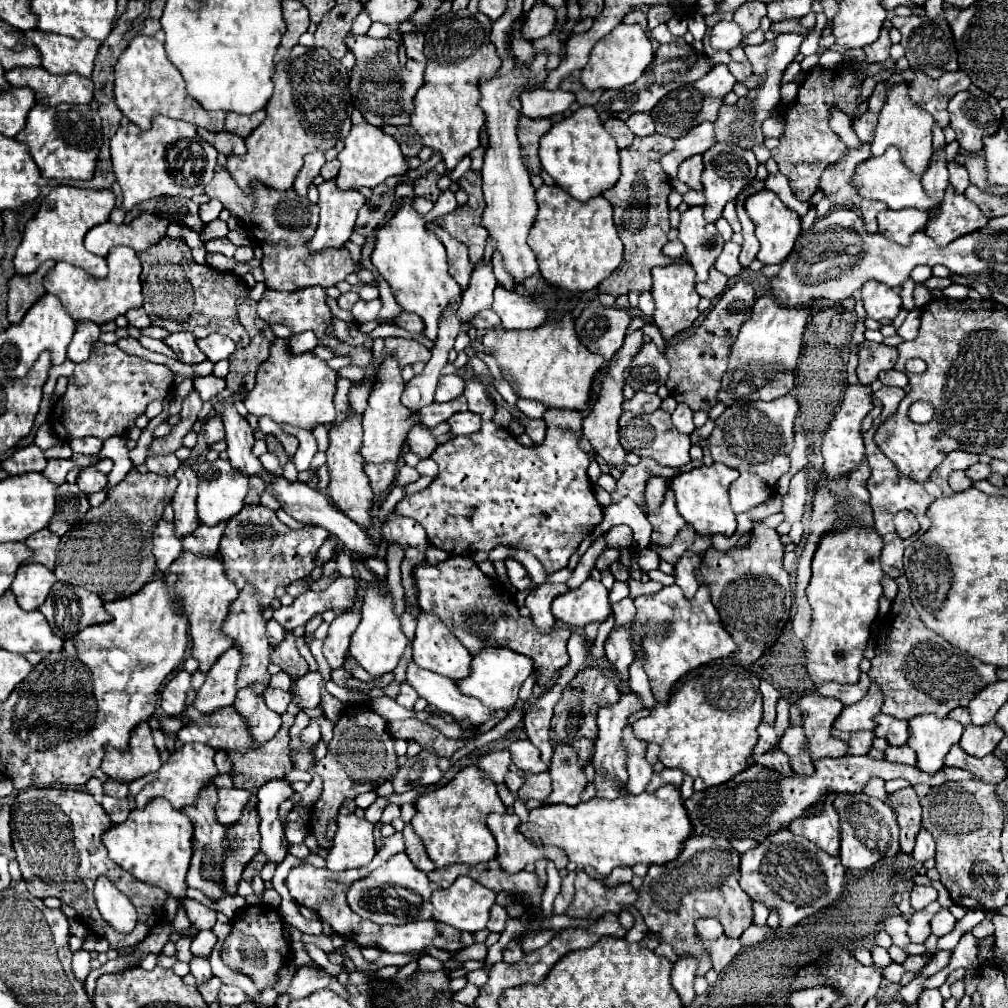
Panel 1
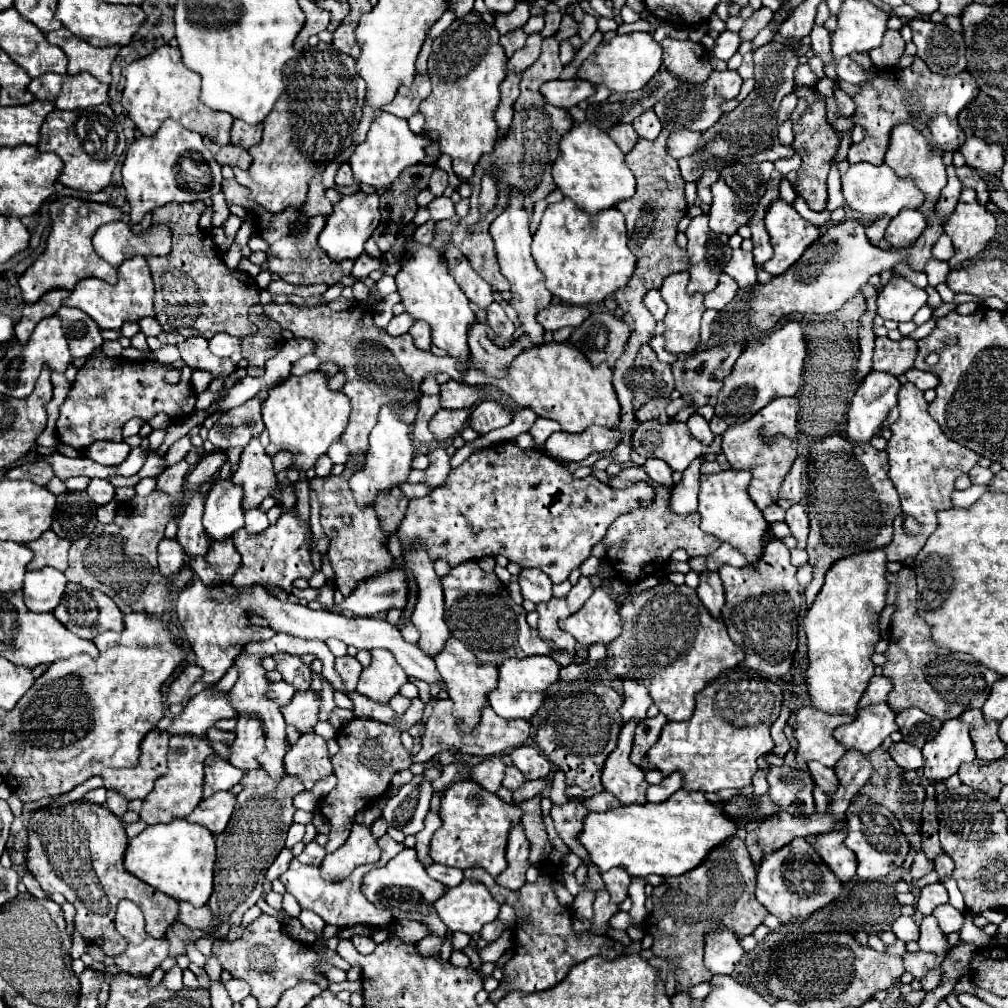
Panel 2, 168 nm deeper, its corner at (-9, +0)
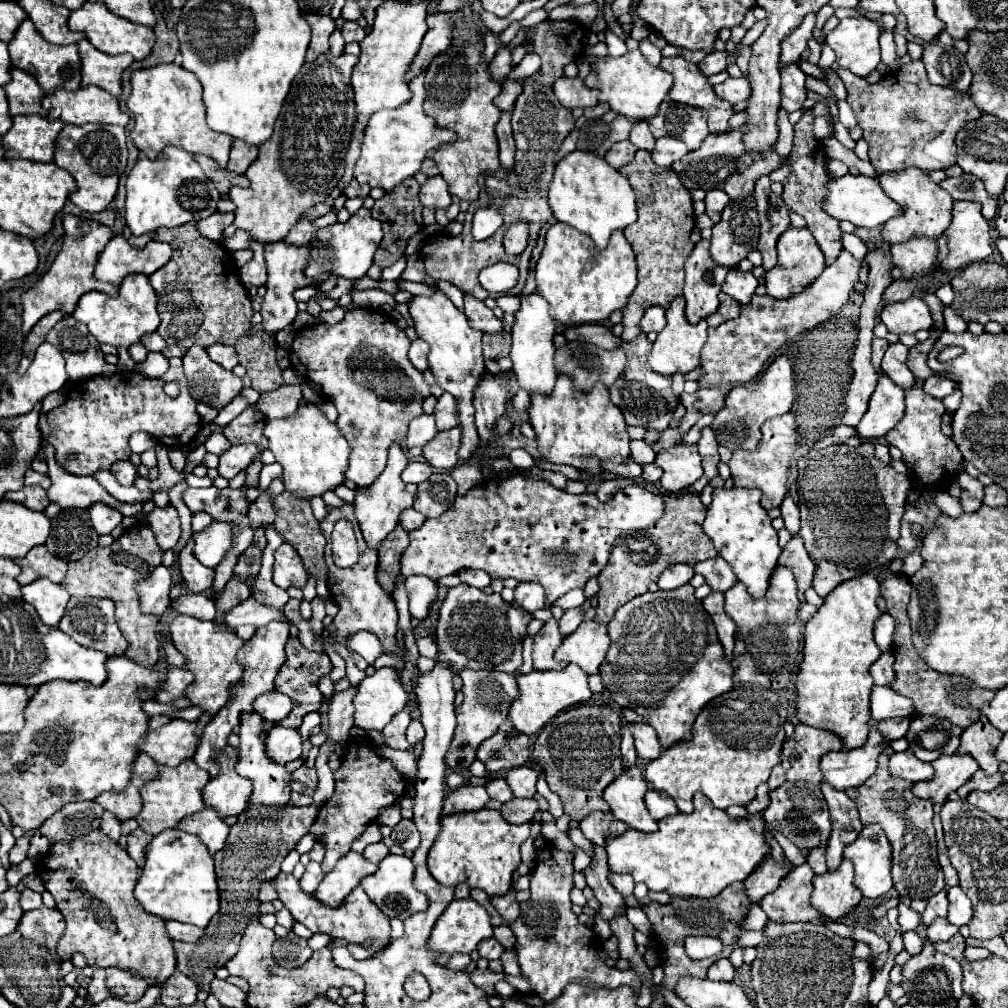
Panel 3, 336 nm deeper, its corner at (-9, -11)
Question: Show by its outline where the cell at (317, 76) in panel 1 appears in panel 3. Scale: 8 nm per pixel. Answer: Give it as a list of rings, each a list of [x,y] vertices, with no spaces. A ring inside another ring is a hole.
[[[321,55],[315,63],[305,63],[297,77],[293,79],[291,91],[283,103],[279,119],[275,123],[275,131],[271,139],[259,145],[259,157],[247,169],[247,179],[251,185],[247,189],[231,187],[229,199],[235,203],[235,221],[237,229],[243,229],[251,235],[251,239],[259,243],[281,241],[291,227],[299,221],[299,215],[305,209],[325,201],[331,189],[337,187],[337,181],[343,177],[343,157],[347,153],[347,143],[351,141],[351,127],[355,121],[355,103],[351,91],[351,71],[357,63],[355,55]]]

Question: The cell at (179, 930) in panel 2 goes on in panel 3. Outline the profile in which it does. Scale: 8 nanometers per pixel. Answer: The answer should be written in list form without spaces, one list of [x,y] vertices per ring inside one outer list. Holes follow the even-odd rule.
[[[247,807],[237,823],[231,827],[227,843],[219,855],[215,855],[215,873],[221,893],[221,911],[215,919],[211,919],[203,937],[197,943],[179,943],[175,941],[177,969],[191,977],[195,983],[211,983],[215,977],[215,969],[223,967],[227,959],[239,951],[239,941],[245,931],[245,923],[255,911],[259,911],[259,887],[263,881],[279,875],[281,861],[287,853],[299,843],[299,839],[309,831],[315,821],[319,807]]]

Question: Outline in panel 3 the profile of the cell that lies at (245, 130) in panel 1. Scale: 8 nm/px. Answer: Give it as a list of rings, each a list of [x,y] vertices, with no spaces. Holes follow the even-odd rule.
[[[233,141],[231,147],[231,157],[229,157],[229,165],[227,169],[233,173],[245,173],[247,167],[257,159],[257,147],[255,145],[247,145],[243,141]]]

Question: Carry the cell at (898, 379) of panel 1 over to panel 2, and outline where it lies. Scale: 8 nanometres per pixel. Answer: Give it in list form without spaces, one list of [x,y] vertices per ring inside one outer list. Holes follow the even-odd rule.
[[[911,368],[909,372],[905,372],[905,378],[907,378],[909,382],[913,382],[919,390],[935,388],[935,384],[937,384],[935,374],[931,374],[931,372],[923,372],[923,370],[915,370],[915,368]]]

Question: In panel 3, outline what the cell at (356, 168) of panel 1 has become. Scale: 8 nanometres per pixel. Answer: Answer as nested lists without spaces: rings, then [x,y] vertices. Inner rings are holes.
[[[423,75],[419,79],[413,79],[409,83],[409,91],[413,93],[411,101],[397,107],[397,109],[381,109],[371,115],[365,137],[361,145],[361,155],[355,163],[355,179],[359,183],[369,183],[371,187],[381,187],[385,191],[391,191],[395,185],[399,185],[403,179],[413,177],[421,161],[427,157],[429,151],[437,149],[441,143],[453,143],[455,131],[437,127],[435,119],[425,115],[423,101],[425,101],[425,89],[423,89]]]

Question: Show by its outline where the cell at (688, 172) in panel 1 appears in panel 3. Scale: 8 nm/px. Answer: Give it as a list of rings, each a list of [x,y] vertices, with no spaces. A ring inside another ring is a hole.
[[[713,189],[713,191],[709,191],[707,197],[705,197],[705,205],[707,205],[707,215],[711,217],[711,221],[713,221],[713,223],[719,223],[723,209],[729,205],[729,197],[725,195],[725,191]]]

